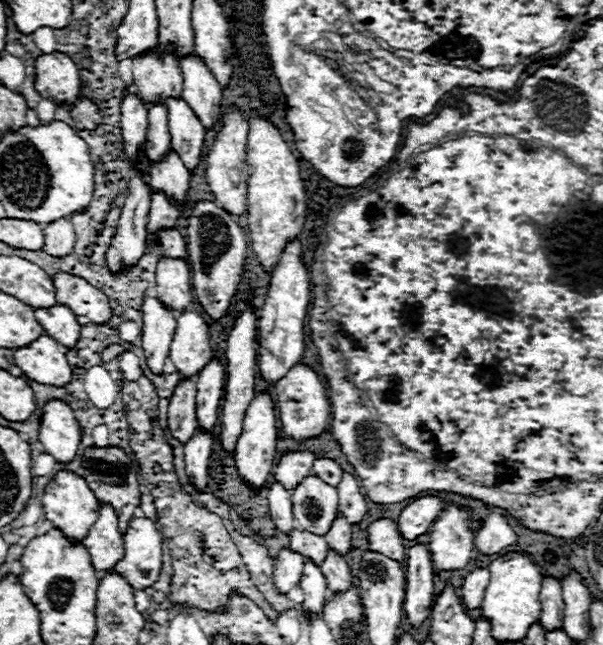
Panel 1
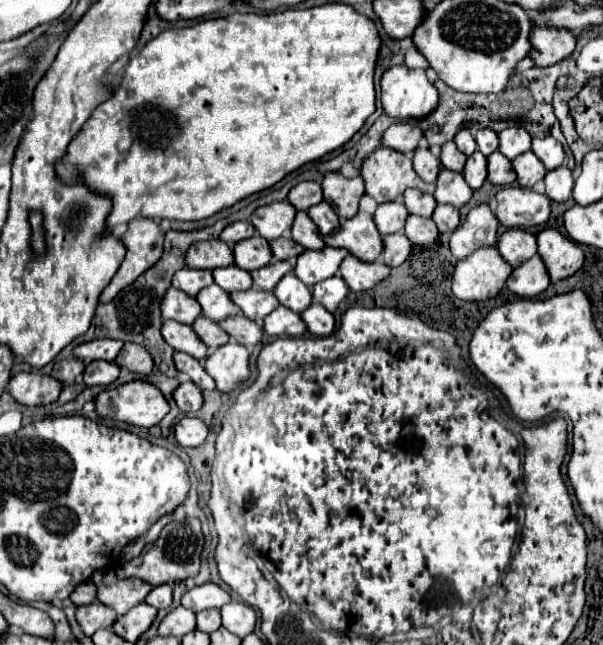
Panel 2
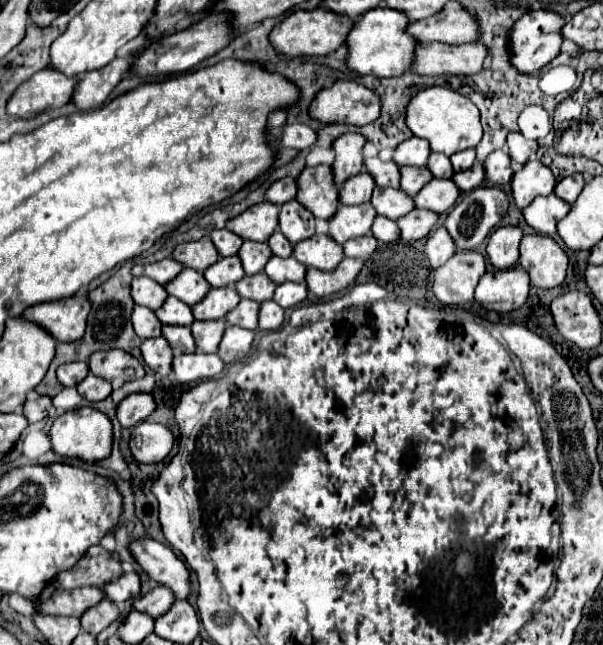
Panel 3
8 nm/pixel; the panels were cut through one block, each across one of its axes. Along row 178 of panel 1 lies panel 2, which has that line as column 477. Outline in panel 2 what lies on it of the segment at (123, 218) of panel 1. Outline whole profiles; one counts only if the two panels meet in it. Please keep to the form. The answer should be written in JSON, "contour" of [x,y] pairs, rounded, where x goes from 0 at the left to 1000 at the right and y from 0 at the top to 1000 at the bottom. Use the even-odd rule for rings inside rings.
{"contour":[[[813,198],[789,202],[786,214],[789,214],[789,223],[793,223],[793,233],[796,233],[803,242],[816,239],[816,236],[826,229],[826,208],[823,208],[819,202],[813,202]]]}

